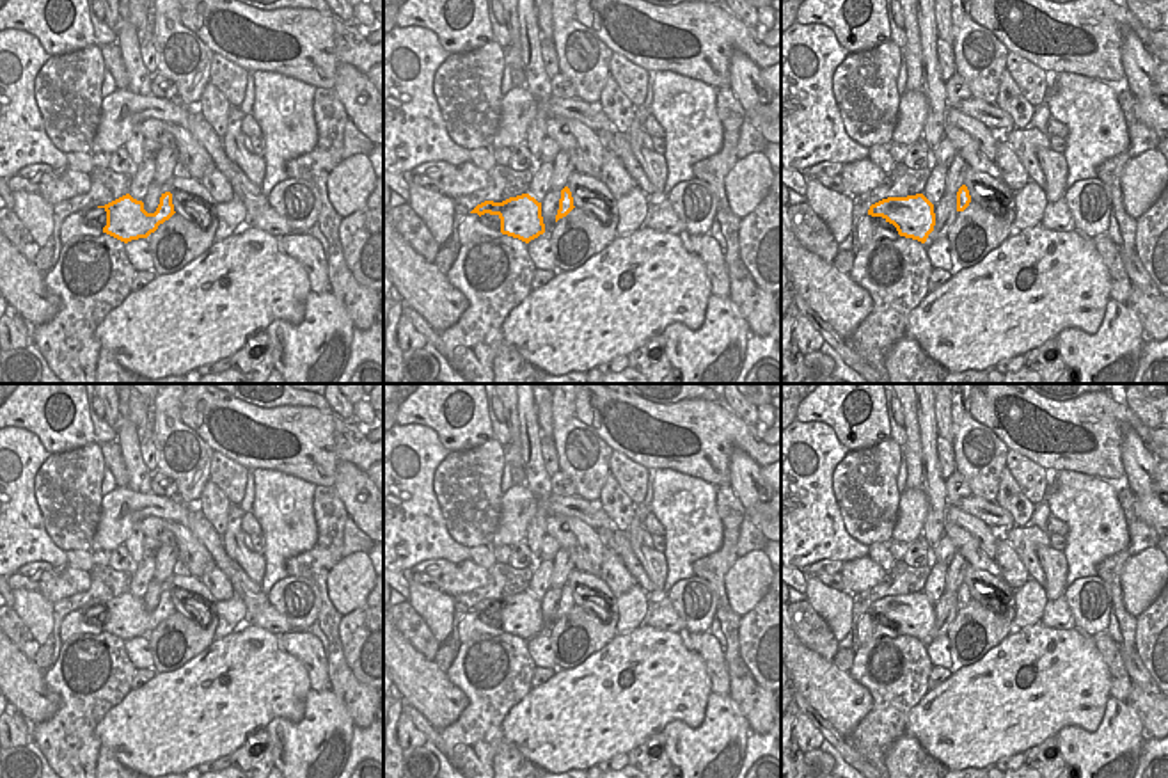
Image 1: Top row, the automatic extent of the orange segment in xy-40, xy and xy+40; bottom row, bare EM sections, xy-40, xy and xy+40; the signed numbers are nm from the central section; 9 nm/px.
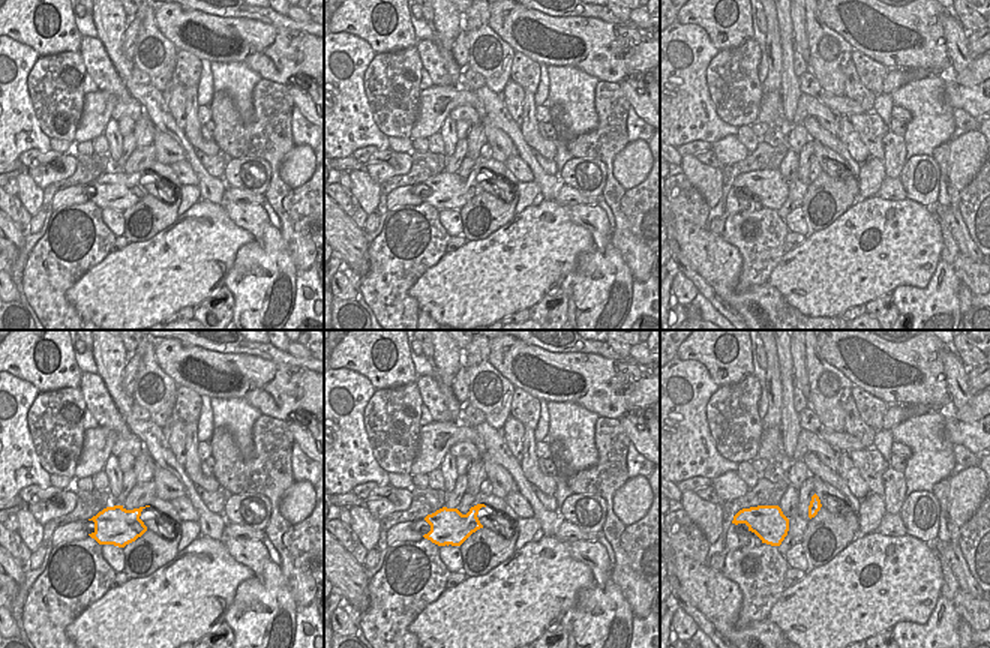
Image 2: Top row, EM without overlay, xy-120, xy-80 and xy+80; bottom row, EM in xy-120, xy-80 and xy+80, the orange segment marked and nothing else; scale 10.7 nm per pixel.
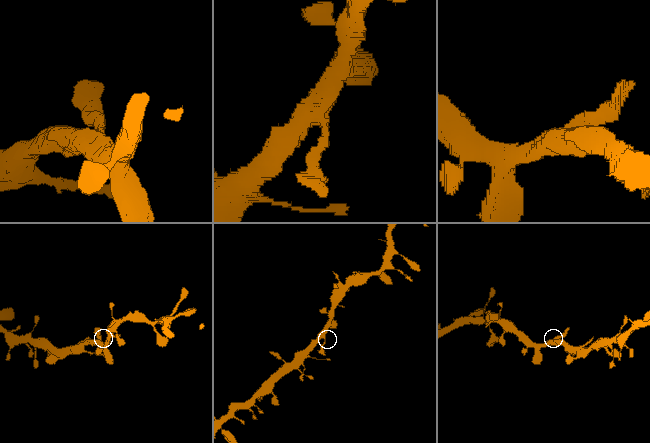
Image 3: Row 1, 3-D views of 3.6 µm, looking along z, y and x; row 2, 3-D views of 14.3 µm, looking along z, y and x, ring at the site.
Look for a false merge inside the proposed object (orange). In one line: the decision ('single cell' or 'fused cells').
single cell

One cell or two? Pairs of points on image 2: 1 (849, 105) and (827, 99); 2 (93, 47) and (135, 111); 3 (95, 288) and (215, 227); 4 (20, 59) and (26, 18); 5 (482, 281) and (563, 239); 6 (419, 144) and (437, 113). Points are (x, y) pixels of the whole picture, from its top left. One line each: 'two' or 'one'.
1: one
2: one
3: one
4: two
5: one
6: two

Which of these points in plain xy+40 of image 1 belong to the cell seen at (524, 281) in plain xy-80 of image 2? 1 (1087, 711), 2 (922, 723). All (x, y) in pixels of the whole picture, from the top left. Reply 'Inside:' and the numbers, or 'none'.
Inside: 1, 2

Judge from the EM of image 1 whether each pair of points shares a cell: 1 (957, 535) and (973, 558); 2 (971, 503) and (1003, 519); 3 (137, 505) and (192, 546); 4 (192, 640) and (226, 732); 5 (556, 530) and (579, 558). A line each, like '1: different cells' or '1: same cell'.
1: same cell
2: same cell
3: different cells
4: different cells
5: same cell

